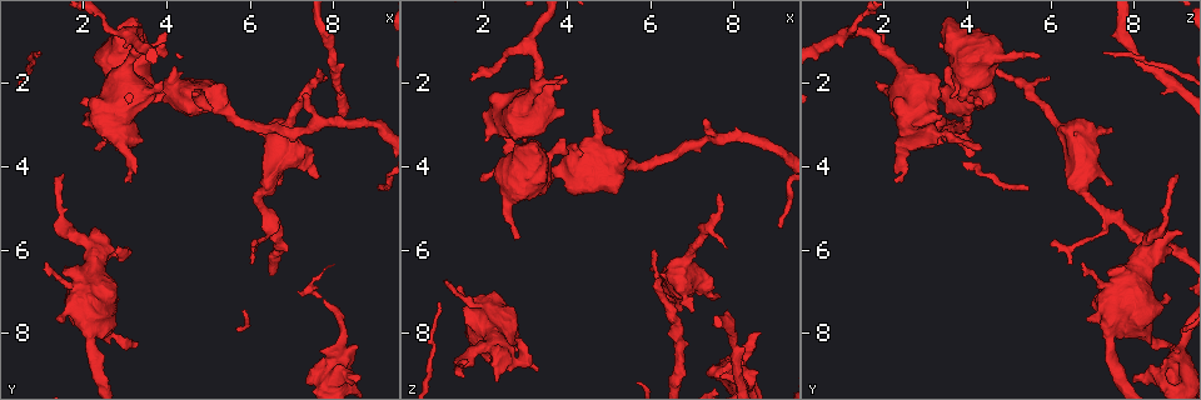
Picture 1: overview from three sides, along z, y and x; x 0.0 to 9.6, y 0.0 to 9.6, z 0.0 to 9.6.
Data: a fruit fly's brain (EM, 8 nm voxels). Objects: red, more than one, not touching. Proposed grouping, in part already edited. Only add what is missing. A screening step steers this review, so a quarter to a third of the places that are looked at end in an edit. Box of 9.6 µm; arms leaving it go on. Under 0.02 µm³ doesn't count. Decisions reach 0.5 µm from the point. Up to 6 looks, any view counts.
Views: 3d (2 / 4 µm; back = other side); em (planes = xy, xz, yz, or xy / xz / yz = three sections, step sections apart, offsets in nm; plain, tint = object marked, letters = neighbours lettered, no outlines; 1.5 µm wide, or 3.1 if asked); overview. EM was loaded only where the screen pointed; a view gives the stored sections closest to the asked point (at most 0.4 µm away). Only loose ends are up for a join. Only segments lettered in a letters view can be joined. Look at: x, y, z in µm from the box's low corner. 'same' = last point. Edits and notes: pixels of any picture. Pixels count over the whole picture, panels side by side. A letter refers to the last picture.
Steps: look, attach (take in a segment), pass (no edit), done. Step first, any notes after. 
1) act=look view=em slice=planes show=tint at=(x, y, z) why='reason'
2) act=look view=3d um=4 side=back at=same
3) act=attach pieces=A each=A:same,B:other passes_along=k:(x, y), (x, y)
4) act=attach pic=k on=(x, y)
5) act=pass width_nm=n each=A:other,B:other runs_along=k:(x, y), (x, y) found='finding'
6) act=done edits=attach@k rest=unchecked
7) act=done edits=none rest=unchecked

act=look view=em slice=planes show=plain at=(7.65, 4.25, 7.20)

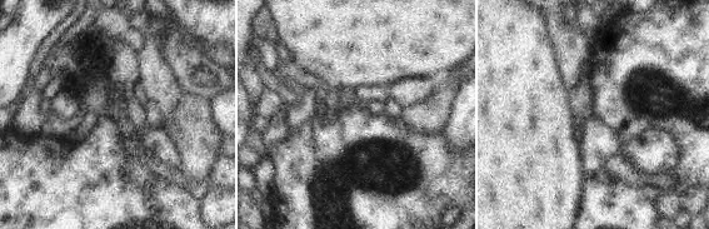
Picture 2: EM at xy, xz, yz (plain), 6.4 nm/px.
act=look view=em slice=planes show=letters at=same why='see the neighbours'

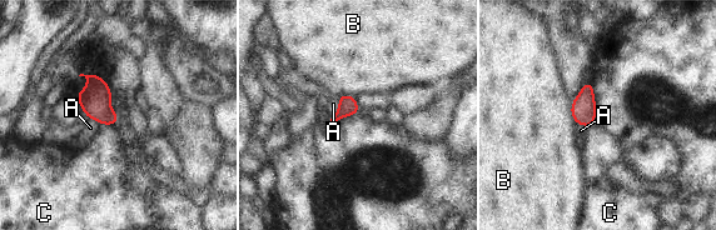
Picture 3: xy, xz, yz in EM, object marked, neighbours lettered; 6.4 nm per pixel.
act=pass longest_contact=A:160nm each=A:other,B:other,C:other border=3:(99, 123), (115, 125) found='no lettered segment goes on from it'

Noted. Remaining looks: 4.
act=look view=em slice=planes show=letters at=(1.95, 2.60, 4.35) why='free end'

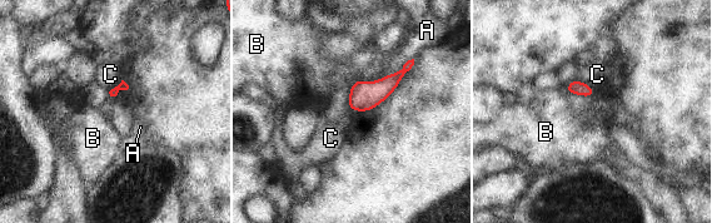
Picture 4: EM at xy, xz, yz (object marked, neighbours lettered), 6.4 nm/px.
act=pass each=A:other,B:other,C:other border=4:(576, 78), (587, 83), (595, 92) found='none of them fits'

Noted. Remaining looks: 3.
act=look view=em slice=planes show=tint at=(3.35, 8.30, 8.90) why='free end'

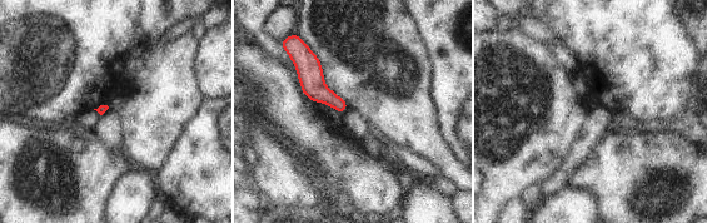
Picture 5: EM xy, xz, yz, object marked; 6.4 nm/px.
act=look view=em slice=planes show=letters at=same

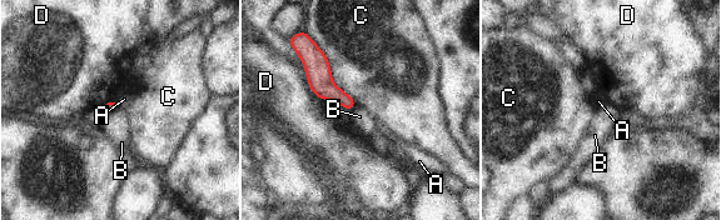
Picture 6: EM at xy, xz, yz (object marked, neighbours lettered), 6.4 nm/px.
act=pass each=A:other,B:other,C:other,D:other border=6:(356, 104), (349, 110) found='none of them fits'

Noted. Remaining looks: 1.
act=done edits=none rest=unchecked

